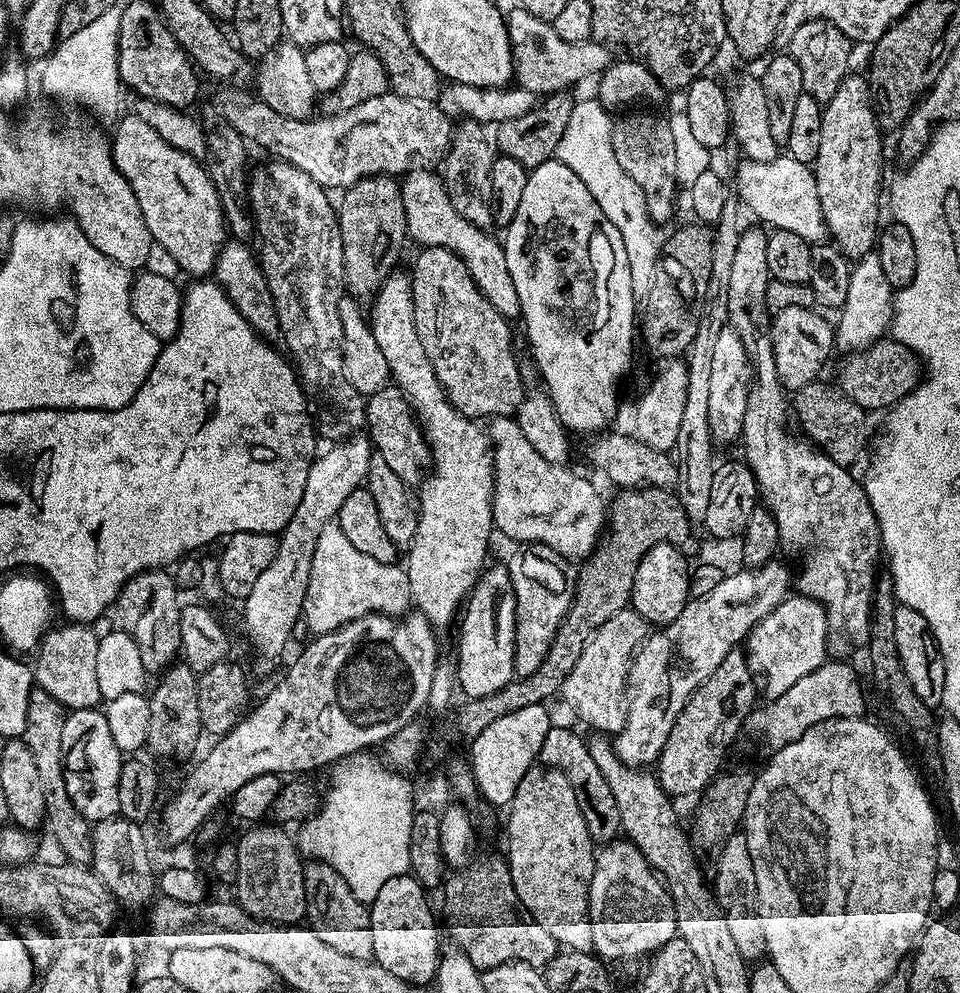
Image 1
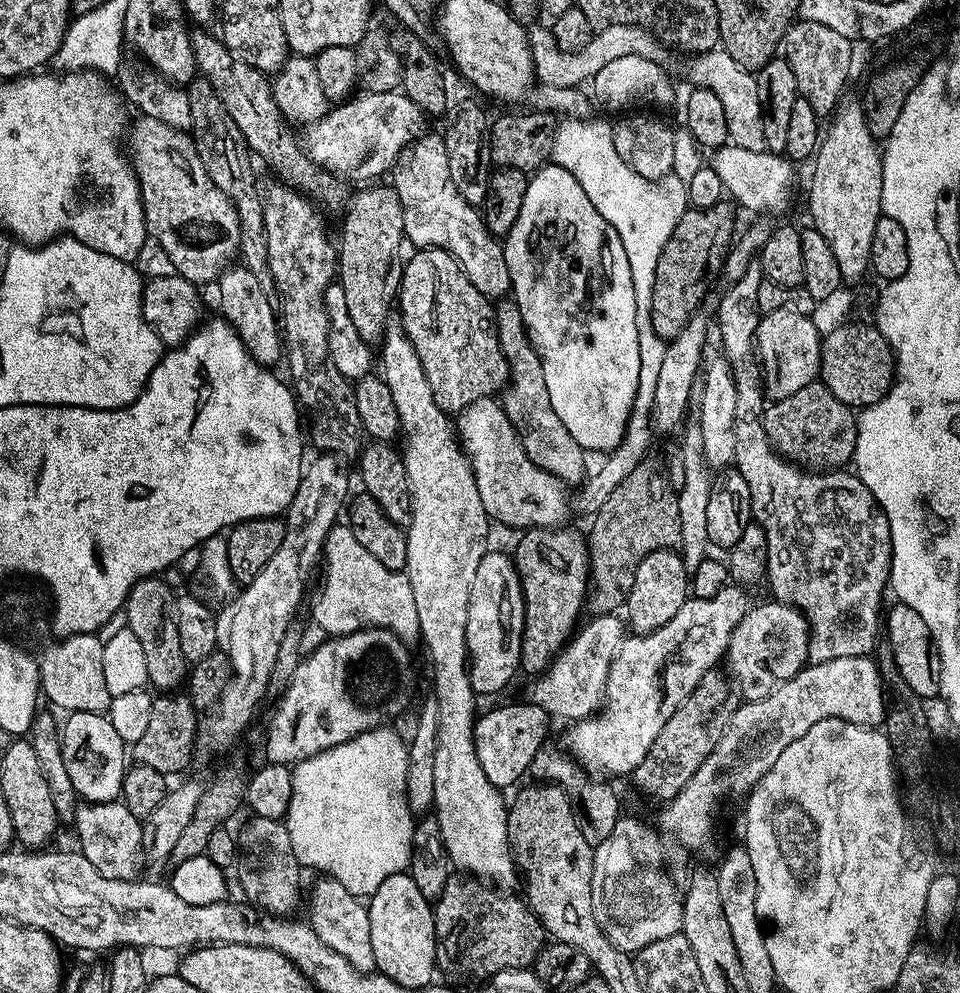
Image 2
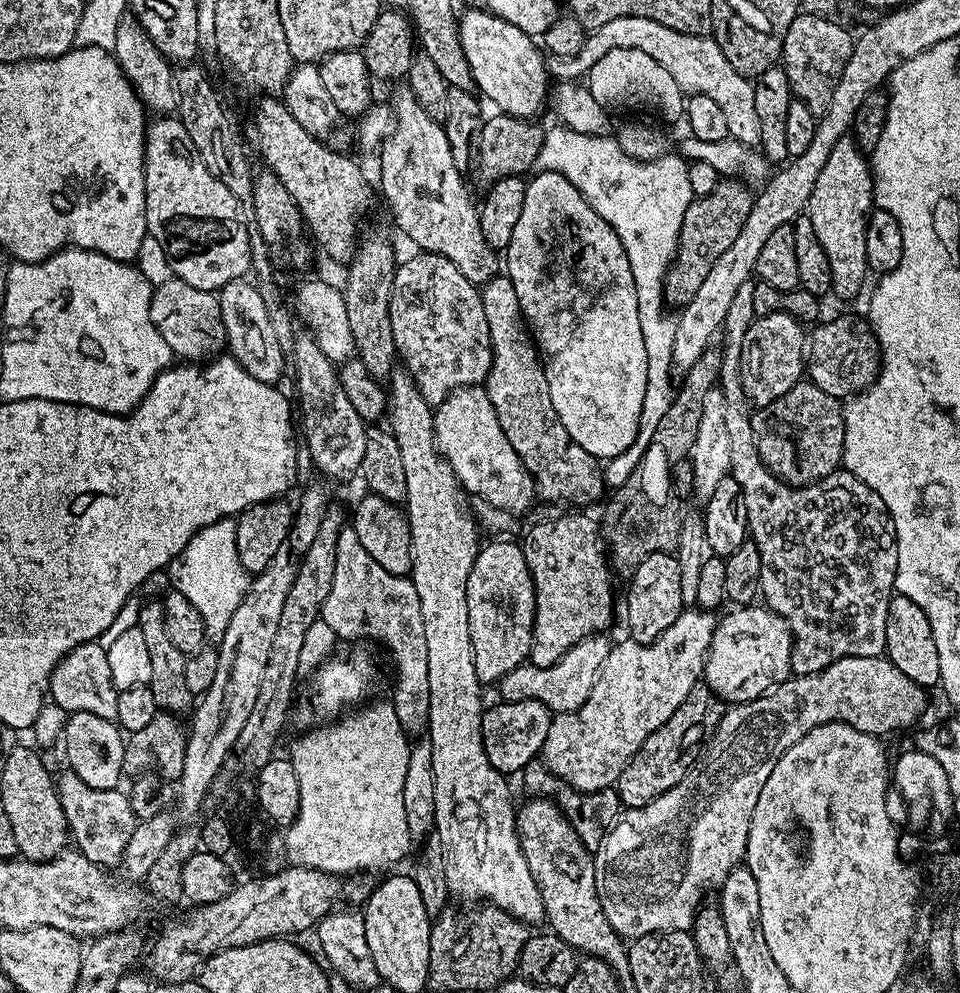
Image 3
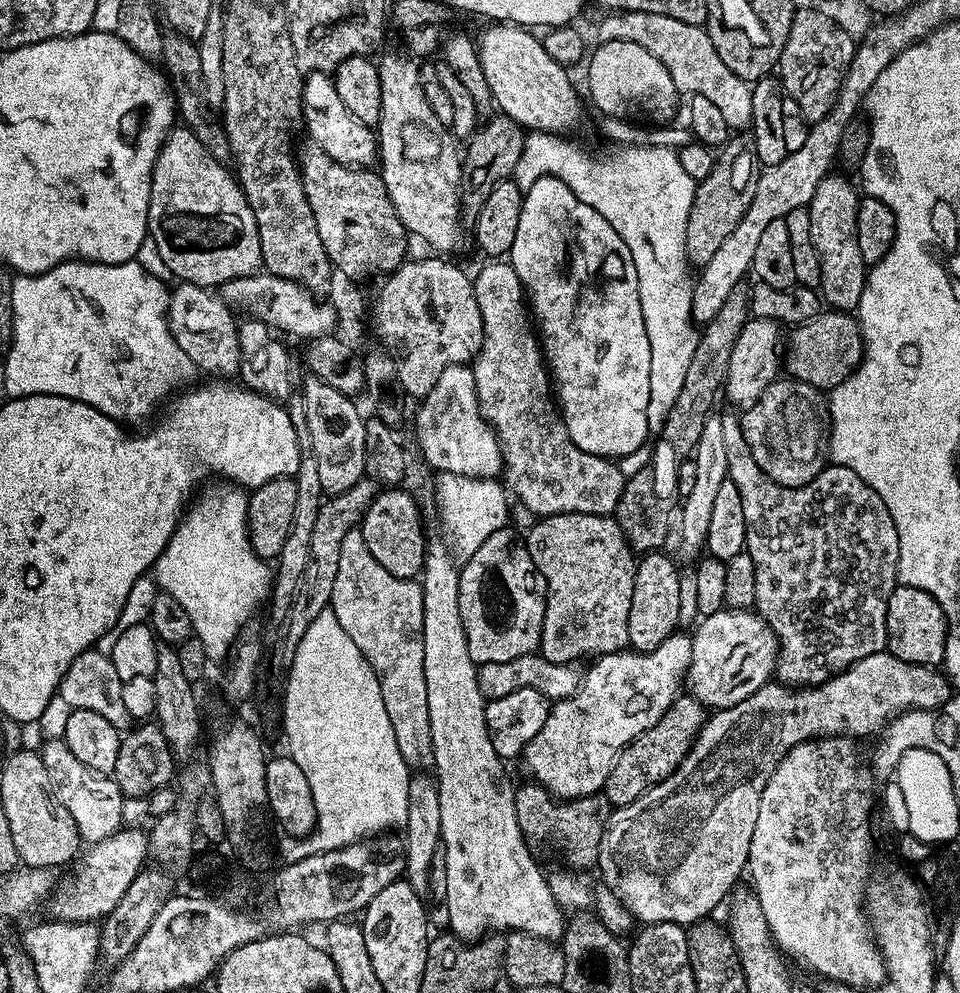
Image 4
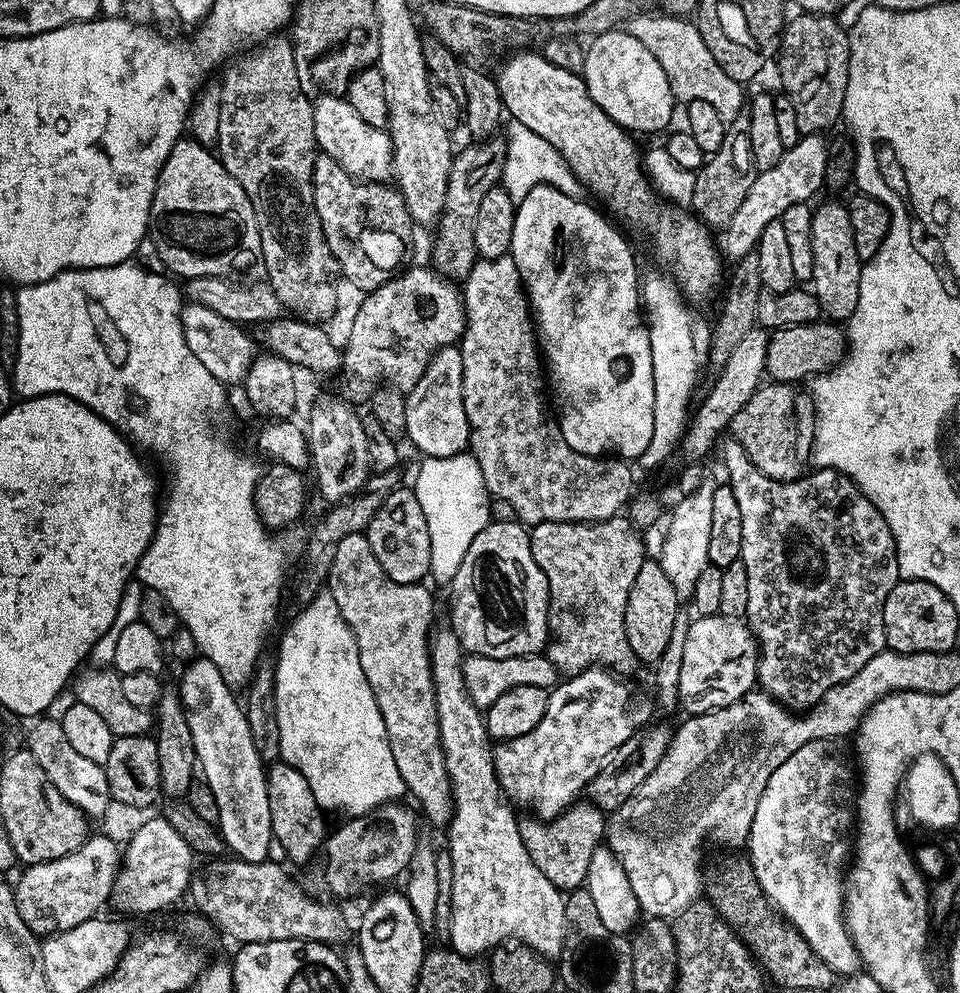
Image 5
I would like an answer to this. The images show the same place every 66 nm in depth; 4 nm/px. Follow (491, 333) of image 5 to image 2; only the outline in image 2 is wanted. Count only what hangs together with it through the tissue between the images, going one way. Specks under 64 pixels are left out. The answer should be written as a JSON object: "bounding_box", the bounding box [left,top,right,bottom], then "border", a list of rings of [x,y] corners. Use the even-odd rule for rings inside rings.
{"bounding_box":[494,298,589,485],"border":[[[511,298],[501,299],[495,305],[494,315],[498,342],[508,363],[508,382],[502,392],[502,407],[506,418],[510,418],[526,454],[530,454],[530,462],[554,474],[554,478],[564,484],[583,485],[589,471],[588,464],[584,461],[586,453],[578,446],[578,442],[574,442],[574,438],[570,438],[570,430],[562,426],[558,414],[554,414],[554,405],[551,404],[550,394],[546,390],[546,377],[542,374],[542,362],[530,342],[516,301]]]}

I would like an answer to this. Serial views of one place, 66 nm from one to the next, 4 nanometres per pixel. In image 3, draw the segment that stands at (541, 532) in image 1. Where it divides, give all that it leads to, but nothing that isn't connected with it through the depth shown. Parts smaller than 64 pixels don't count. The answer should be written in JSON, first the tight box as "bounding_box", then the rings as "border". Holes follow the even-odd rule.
{"bounding_box":[432,387,537,514],"border":[[[487,387],[456,388],[441,404],[435,405],[432,421],[436,435],[436,448],[444,457],[444,461],[454,470],[465,493],[471,494],[473,497],[475,497],[474,495],[481,496],[485,505],[501,508],[503,512],[524,514],[533,507],[534,501],[537,499],[536,483],[532,481],[531,474],[518,458],[514,446],[510,446],[510,438],[506,438],[506,434],[498,422],[498,414],[494,414],[494,406],[488,397]]]}

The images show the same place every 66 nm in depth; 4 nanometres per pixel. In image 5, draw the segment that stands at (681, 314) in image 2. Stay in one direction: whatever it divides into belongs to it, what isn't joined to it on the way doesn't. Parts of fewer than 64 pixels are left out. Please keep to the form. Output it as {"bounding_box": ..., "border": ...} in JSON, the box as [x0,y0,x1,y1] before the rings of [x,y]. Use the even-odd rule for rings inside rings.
{"bounding_box":[691,114,757,230],"border":[[[742,114],[727,124],[722,138],[722,146],[705,159],[704,165],[696,172],[691,211],[700,217],[703,224],[712,230],[724,230],[745,201],[751,183],[757,175],[754,154],[750,150],[750,118]]]}

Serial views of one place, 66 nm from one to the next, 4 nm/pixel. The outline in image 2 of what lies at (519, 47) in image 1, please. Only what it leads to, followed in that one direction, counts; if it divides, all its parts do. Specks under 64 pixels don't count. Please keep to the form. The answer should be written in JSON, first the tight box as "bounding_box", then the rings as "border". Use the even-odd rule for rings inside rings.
{"bounding_box":[527,24,665,88],"border":[[[615,24],[599,29],[578,50],[562,50],[556,47],[551,31],[547,27],[536,28],[527,33],[528,46],[532,51],[532,70],[539,83],[551,86],[579,88],[606,66],[606,62],[614,62],[614,58],[626,58],[630,54],[638,54],[638,58],[650,58],[663,61],[665,45],[657,40],[647,28],[639,28],[633,24]]]}

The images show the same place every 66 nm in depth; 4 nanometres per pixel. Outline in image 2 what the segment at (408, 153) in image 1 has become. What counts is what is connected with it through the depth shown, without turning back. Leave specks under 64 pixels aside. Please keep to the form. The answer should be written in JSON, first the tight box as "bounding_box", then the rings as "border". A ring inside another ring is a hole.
{"bounding_box":[304,91,425,182],"border":[[[365,91],[329,109],[318,122],[307,127],[304,149],[325,171],[348,180],[372,182],[375,176],[391,173],[401,152],[425,131],[425,113],[403,91]]]}

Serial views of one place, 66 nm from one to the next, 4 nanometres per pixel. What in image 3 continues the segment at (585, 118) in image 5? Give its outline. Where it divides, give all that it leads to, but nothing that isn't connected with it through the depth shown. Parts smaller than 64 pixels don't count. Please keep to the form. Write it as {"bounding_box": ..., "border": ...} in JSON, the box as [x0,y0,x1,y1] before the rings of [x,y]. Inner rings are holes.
{"bounding_box":[458,10,550,117],"border":[[[483,10],[471,11],[465,16],[463,13],[458,23],[462,50],[466,54],[466,62],[470,62],[470,74],[474,74],[475,91],[485,101],[488,99],[490,103],[497,104],[501,113],[535,117],[535,112],[543,104],[545,107],[550,96],[550,73],[545,53],[533,37],[518,30],[518,26],[506,22],[501,16]]]}

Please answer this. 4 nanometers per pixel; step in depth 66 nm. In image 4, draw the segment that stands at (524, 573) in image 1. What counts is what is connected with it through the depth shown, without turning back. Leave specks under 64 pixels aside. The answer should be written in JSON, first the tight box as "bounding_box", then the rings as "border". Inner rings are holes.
{"bounding_box":[526,512,638,664],"border":[[[577,512],[545,516],[537,519],[534,527],[526,532],[526,543],[530,558],[544,575],[548,587],[539,655],[555,664],[570,664],[580,662],[583,656],[595,658],[625,651],[629,647],[630,598],[634,598],[634,574],[638,560],[622,534],[619,522],[611,515]]]}

